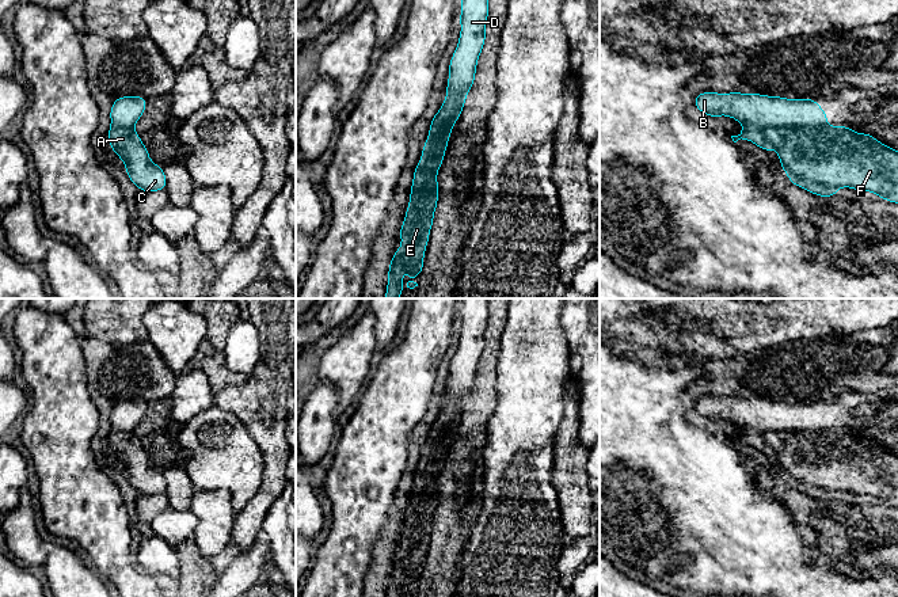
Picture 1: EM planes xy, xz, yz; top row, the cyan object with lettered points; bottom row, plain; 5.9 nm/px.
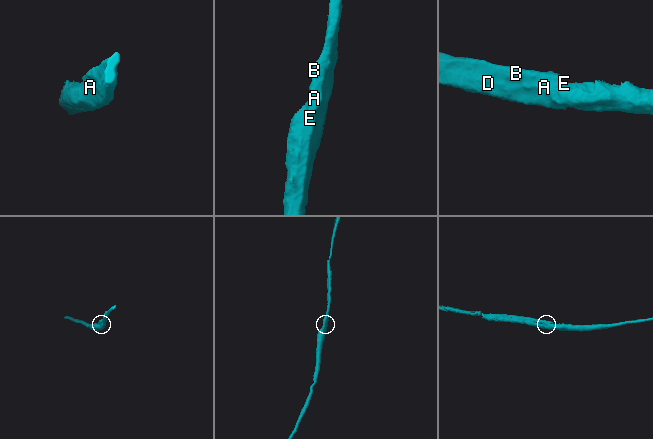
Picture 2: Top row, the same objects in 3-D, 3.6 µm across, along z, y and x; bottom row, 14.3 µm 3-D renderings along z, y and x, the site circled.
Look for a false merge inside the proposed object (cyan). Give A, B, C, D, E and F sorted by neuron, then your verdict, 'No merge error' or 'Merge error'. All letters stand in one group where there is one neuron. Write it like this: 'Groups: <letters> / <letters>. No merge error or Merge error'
Groups: A C D E F / B. Merge error

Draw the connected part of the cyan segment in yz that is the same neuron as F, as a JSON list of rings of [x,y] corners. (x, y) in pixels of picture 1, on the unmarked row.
[[[849,430],[745,431],[733,445],[749,444],[770,457],[773,449],[789,486],[819,501],[834,501],[838,491],[871,495],[898,507],[898,455],[879,446],[875,440],[856,437]]]

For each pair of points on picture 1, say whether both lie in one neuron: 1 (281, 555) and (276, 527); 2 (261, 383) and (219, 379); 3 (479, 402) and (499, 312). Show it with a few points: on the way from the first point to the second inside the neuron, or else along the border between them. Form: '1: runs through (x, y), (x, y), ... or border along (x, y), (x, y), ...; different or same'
1: runs through (281, 548), (278, 533); same
2: border along (248, 377), (242, 383), (229, 384), (215, 392); different
3: runs through (486, 380), (487, 364), (493, 349), (493, 334); same

